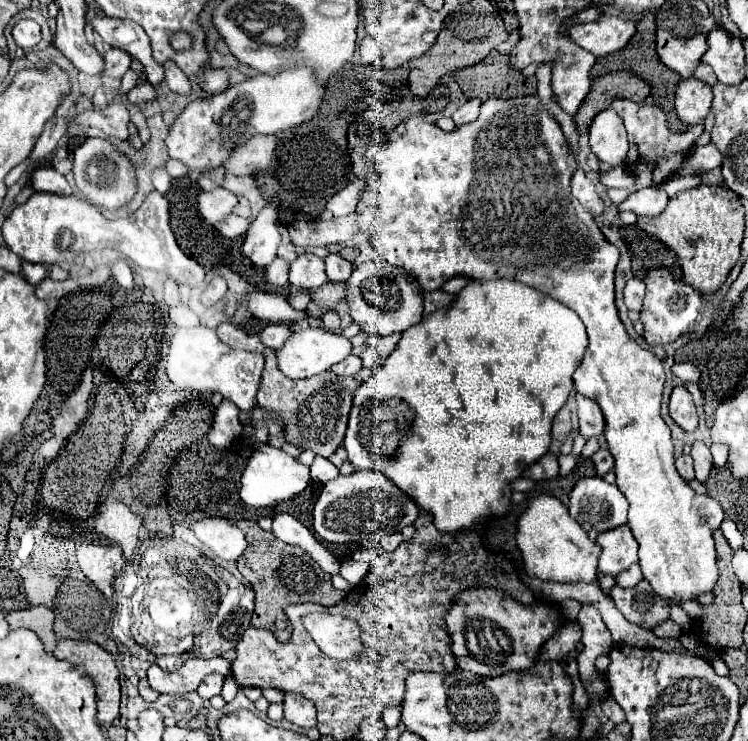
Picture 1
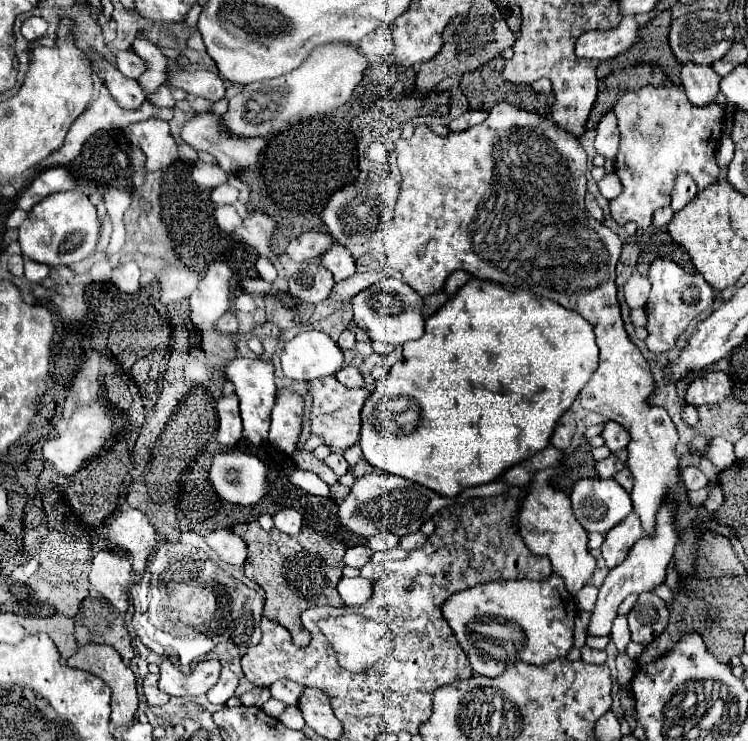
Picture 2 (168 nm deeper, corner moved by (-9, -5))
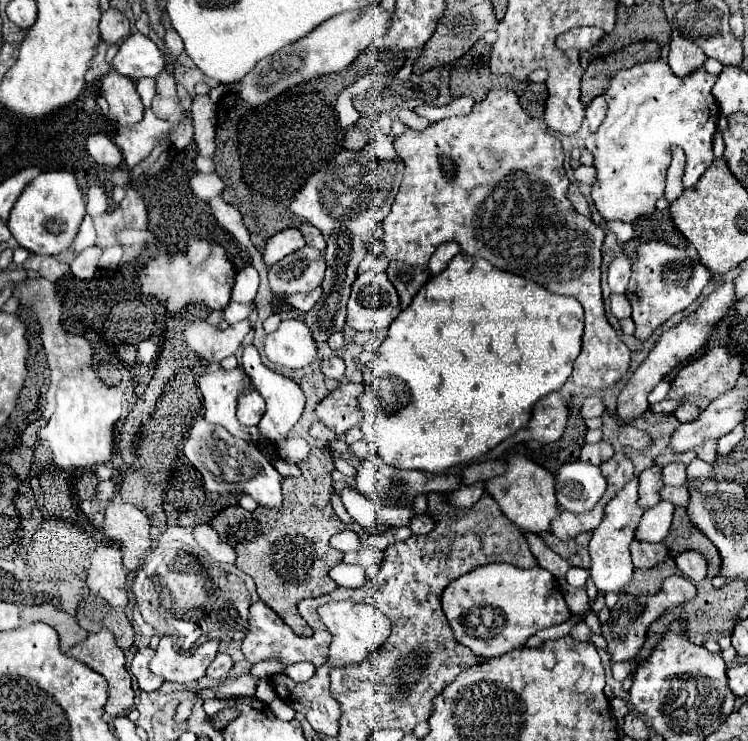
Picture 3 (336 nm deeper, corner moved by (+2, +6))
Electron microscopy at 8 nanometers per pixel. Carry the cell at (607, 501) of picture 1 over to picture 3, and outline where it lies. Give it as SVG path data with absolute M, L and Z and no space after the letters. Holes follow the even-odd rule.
M570 462L564 464L556 476L556 498L564 510L584 514L602 500L606 486L606 478L598 466Z

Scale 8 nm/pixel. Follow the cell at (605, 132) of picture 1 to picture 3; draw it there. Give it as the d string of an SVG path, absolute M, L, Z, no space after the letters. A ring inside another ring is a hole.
M598 96L588 106L588 124L592 126L592 132L596 132L600 128L604 116L606 116L606 100L604 100L604 96Z

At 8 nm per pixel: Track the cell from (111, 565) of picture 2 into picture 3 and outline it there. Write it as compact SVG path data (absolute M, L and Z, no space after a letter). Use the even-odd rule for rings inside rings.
M98 546L90 554L86 584L92 596L100 596L100 600L106 600L112 608L126 608L128 592L122 554L116 554L116 548Z

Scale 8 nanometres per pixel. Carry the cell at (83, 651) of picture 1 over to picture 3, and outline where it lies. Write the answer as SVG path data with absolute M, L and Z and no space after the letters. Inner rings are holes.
M110 632L88 634L86 640L82 640L82 642L76 644L76 646L72 646L66 654L72 656L72 658L76 658L76 660L80 660L80 662L84 662L84 664L88 664L92 670L100 672L100 674L106 678L106 682L108 682L108 702L106 702L106 708L104 708L104 710L106 710L112 718L124 714L124 712L132 706L132 702L134 702L134 690L132 690L130 674L128 674L128 670L126 670L126 656L124 656L124 652L116 646L114 636L112 636Z

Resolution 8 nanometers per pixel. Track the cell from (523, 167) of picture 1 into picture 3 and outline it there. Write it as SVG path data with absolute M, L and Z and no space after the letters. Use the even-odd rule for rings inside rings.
M490 90L486 94L486 98L478 104L474 104L472 112L468 116L458 116L458 118L446 118L446 120L440 120L440 122L434 122L430 124L426 130L406 130L402 136L394 138L394 148L400 156L400 160L404 162L406 170L404 170L404 180L402 180L402 186L396 194L396 202L392 204L392 210L390 214L384 218L382 222L382 244L384 244L384 250L380 254L380 258L392 262L392 260L400 260L400 262L406 262L410 266L426 266L430 256L434 254L434 250L444 244L444 242L458 242L458 246L464 250L464 254L468 256L478 256L478 258L484 258L488 260L492 266L496 266L498 270L504 270L504 272L510 272L510 274L516 274L516 276L522 276L522 278L528 278L540 286L544 286L546 290L554 292L554 294L570 294L574 296L582 306L584 306L584 312L586 312L586 328L584 328L584 336L582 336L582 352L580 356L576 358L574 362L574 372L572 372L572 382L580 388L592 388L592 390L606 390L606 388L612 388L618 380L622 380L630 368L630 350L626 348L626 344L618 338L616 330L610 326L610 322L606 320L606 314L604 314L604 302L602 302L602 290L600 290L600 264L602 264L602 254L600 254L600 248L602 248L602 242L606 238L606 232L592 220L592 218L586 218L582 214L578 214L574 208L572 208L572 202L568 200L566 192L568 192L568 176L566 176L566 170L564 170L564 152L562 152L562 144L556 136L548 134L548 126L544 120L540 118L530 118L522 106L518 104L518 98L512 90ZM442 158L450 158L454 162L454 174L446 174L446 170L442 168L440 160Z

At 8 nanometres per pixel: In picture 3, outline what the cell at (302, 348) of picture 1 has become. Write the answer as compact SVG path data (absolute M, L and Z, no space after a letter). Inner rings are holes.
M282 320L278 330L264 340L270 362L284 368L306 368L318 358L318 344L302 320Z

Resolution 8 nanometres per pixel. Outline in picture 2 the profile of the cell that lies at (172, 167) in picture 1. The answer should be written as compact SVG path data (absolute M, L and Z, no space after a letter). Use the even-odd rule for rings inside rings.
M199 163L192 167L191 177L201 189L212 190L217 185L223 185L227 181L227 173L215 163L215 165L205 165Z

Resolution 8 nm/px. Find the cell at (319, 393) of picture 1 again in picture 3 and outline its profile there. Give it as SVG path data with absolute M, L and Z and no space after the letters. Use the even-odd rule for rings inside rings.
M346 382L332 390L326 398L322 398L314 406L314 414L320 422L324 422L334 434L344 436L350 428L360 422L360 406L358 396L364 392L364 384Z

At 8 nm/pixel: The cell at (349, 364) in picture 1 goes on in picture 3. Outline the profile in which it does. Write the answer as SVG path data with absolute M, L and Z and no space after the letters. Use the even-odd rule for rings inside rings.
M332 356L332 358L322 360L320 368L322 368L326 378L332 378L332 380L342 380L344 378L344 360L340 356Z

